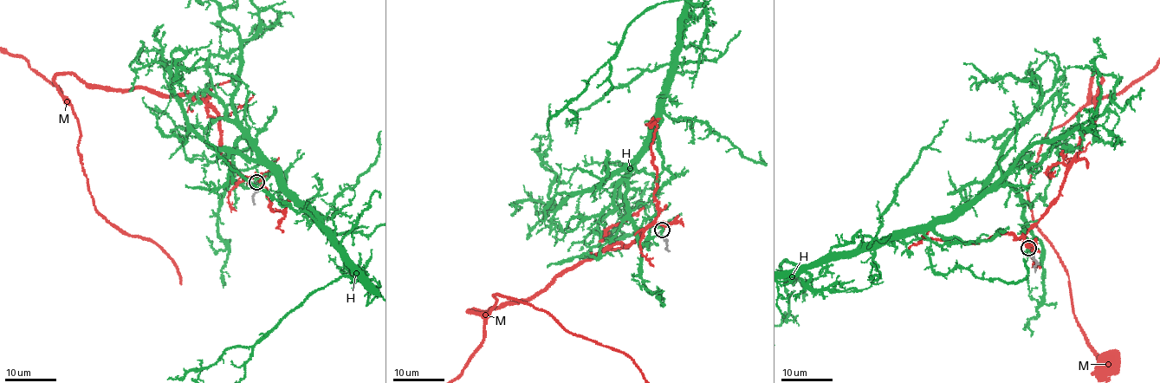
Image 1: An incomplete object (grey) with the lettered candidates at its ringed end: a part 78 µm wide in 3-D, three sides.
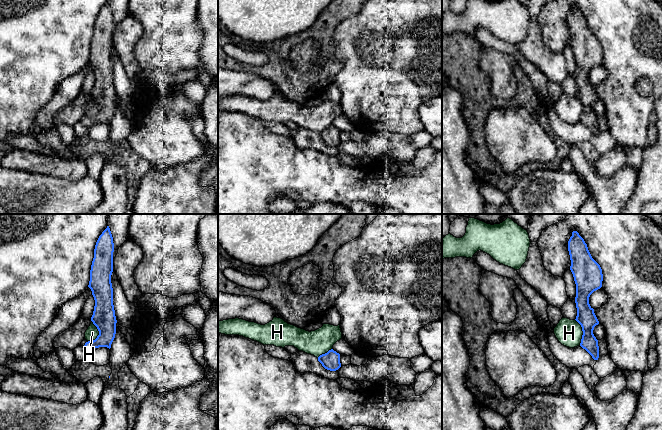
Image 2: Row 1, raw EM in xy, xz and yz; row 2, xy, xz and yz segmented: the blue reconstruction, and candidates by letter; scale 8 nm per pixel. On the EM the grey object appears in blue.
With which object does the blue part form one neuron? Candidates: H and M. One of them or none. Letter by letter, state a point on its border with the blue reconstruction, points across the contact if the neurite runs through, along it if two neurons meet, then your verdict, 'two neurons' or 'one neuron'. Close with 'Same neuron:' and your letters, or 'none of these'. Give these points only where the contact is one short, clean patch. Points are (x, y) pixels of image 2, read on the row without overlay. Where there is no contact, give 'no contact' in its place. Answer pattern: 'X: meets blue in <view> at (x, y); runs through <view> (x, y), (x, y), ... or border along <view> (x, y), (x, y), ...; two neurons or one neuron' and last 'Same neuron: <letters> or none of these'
H: meets blue in yz at (583, 108); border along yz (575, 95), (582, 107), (580, 121); two neurons
M: no contact; one neuron
Same neuron: M

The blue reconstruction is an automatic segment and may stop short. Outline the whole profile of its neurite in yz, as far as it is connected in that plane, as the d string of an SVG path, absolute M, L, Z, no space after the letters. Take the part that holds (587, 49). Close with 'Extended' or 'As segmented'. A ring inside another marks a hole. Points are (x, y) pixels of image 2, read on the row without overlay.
M577 7L572 8L568 17L568 27L571 36L570 46L576 60L577 92L575 96L581 101L583 107L580 122L594 136L598 136L599 122L593 106L599 97L594 85L589 80L589 73L594 67L602 63L602 45L592 34L587 20Z. As segmented

